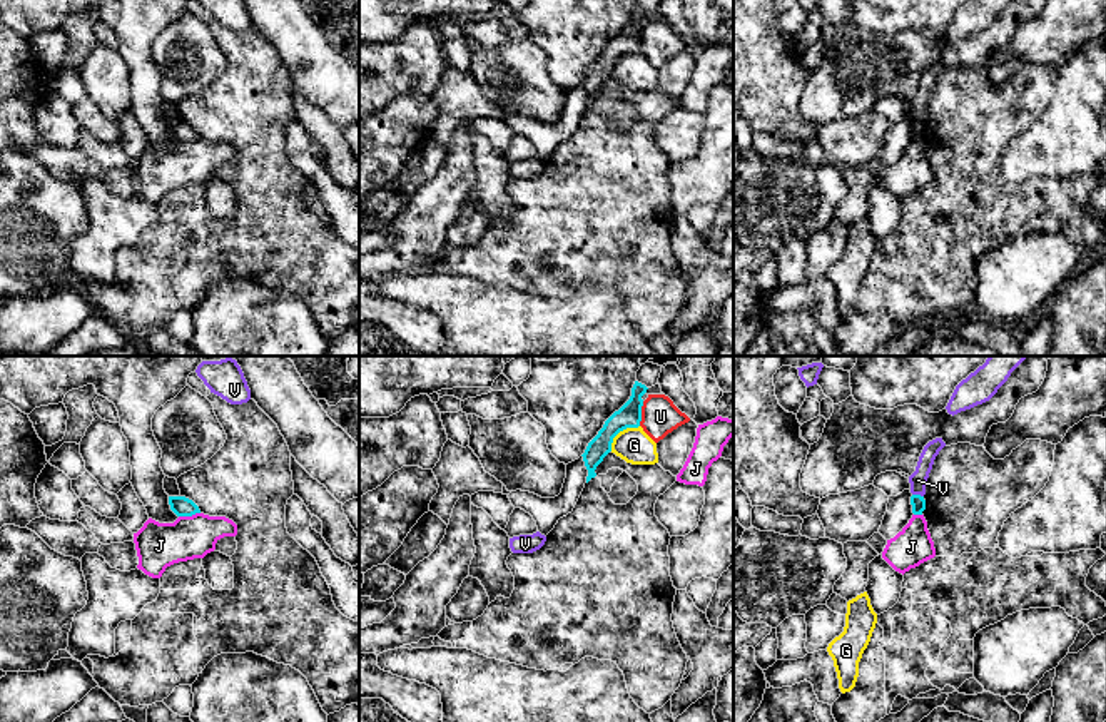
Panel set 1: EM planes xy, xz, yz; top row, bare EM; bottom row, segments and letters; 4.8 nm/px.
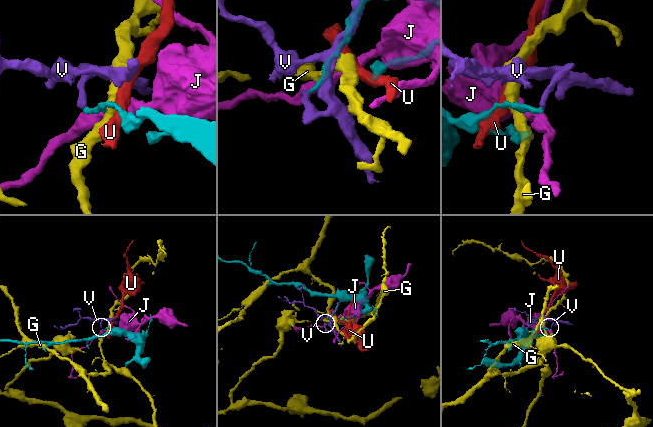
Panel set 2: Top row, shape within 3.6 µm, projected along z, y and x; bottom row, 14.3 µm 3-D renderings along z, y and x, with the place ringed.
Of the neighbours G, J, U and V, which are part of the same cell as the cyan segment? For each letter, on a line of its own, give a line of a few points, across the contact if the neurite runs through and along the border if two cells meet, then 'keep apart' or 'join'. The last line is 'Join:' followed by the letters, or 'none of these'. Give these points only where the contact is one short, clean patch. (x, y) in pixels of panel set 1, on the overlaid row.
G: xz (639, 425), (624, 428), (613, 438), (610, 450) | keep apart
J: keep apart
U: xz (644, 401), (639, 425) | keep apart
V: yz (913, 493), (923, 497) | keep apart
Join: none of these

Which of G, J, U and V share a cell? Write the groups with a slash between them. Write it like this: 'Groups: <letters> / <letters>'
Groups: G / J / U / V

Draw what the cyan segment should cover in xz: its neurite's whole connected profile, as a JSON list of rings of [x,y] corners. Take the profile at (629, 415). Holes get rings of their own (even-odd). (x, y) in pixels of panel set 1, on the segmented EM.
[[[635,381],[630,399],[605,421],[598,435],[588,443],[581,455],[588,470],[586,483],[596,476],[596,466],[611,451],[613,438],[627,428],[640,426],[643,406],[642,396],[647,389],[648,388],[645,384]]]

